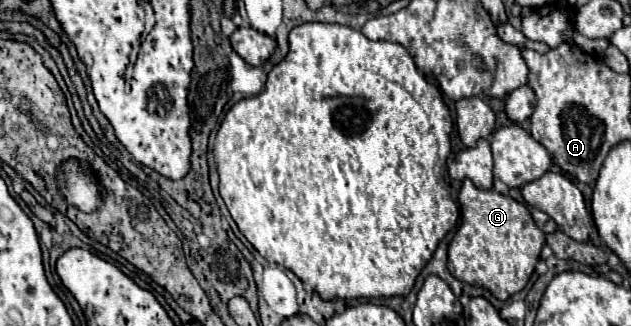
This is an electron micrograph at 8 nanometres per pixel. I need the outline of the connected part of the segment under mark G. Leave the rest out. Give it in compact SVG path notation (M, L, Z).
M469 179L463 181L463 187L459 191L459 205L461 205L461 225L449 243L447 267L451 275L463 283L491 291L501 301L509 299L509 295L513 293L519 293L527 285L529 277L533 275L541 249L545 245L545 233L535 225L527 205L515 199L509 199L505 195L499 195L493 189L489 191L477 189Z

